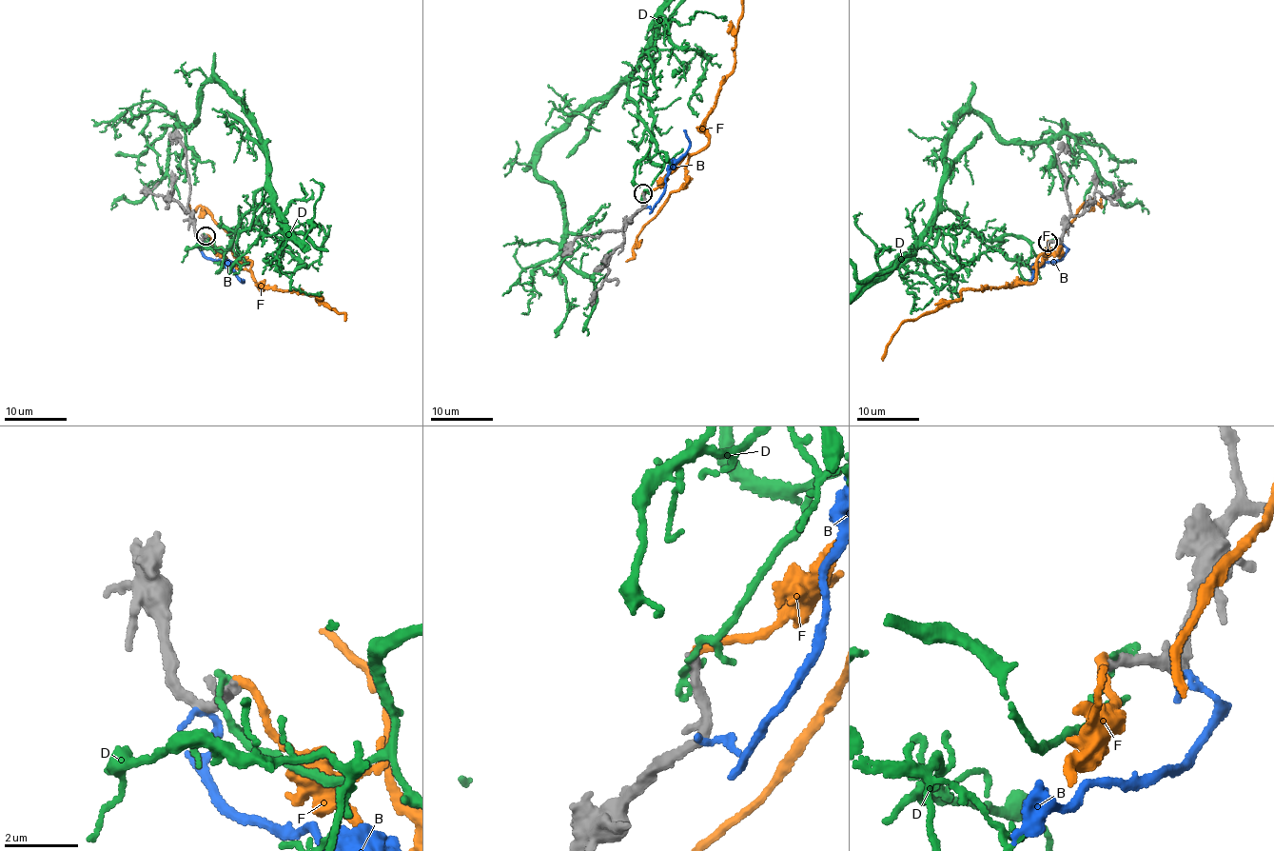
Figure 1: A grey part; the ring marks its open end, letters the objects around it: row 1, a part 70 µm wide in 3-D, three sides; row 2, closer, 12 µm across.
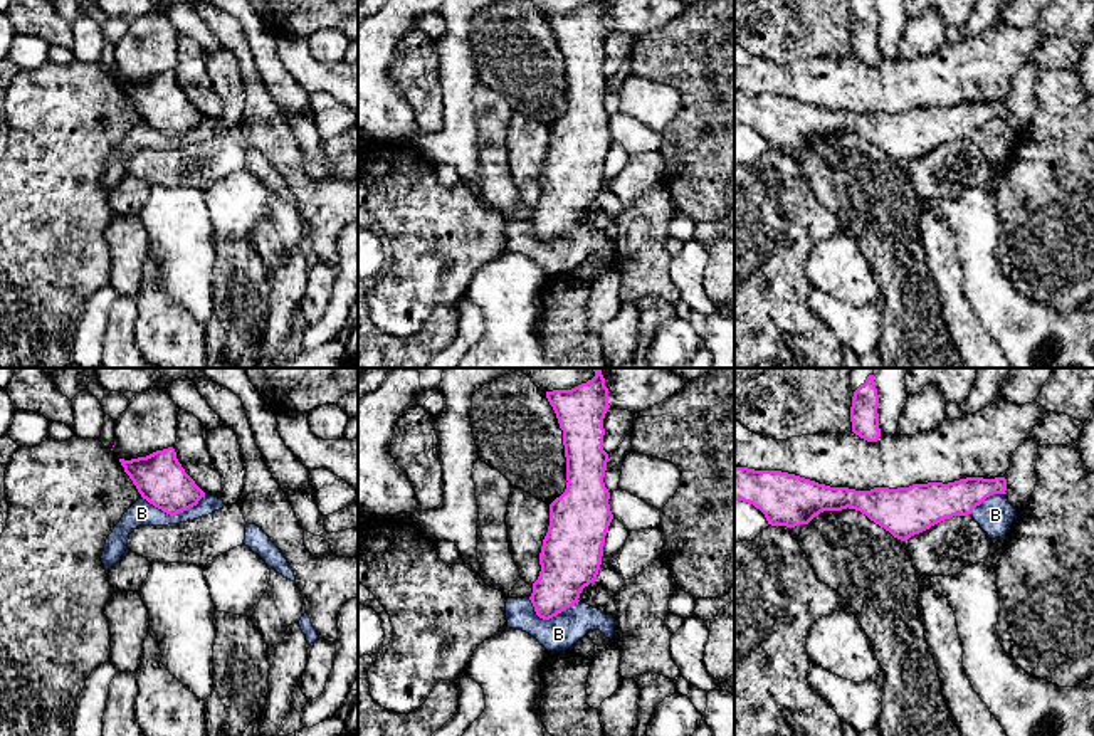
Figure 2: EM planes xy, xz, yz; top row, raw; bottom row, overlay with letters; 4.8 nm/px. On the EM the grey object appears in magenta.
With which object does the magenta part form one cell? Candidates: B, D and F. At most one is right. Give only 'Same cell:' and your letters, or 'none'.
Same cell: none

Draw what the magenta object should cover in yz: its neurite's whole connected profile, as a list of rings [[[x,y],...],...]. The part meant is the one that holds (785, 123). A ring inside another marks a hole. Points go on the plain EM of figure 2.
[[[734,91],[734,124],[753,128],[771,150],[795,151],[808,148],[823,134],[849,131],[860,134],[901,165],[953,139],[968,139],[986,121],[1005,114],[1005,101],[966,101],[948,108],[855,114],[781,94]]]

